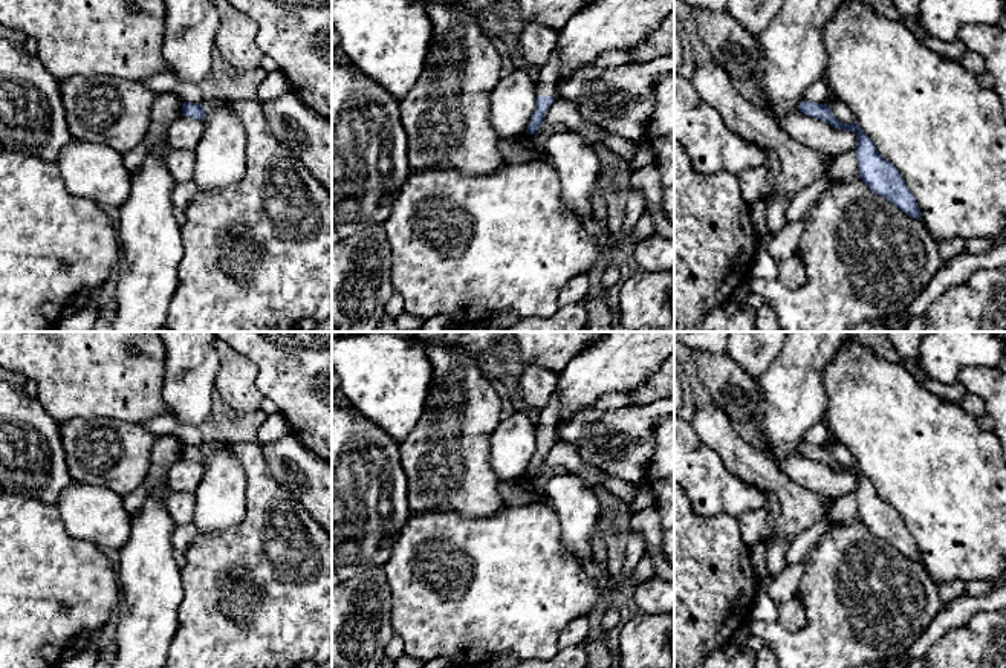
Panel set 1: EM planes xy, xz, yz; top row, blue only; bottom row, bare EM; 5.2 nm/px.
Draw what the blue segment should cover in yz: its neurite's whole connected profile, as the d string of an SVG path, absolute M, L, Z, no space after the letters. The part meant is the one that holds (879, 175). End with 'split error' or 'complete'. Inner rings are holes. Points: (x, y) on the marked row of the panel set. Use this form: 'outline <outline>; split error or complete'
outline M801 101L800 112L821 119L835 128L853 131L856 135L856 161L859 177L878 196L885 197L907 216L920 220L920 209L896 167L884 159L875 142L859 128L856 122L842 124L836 119L827 104Z; complete

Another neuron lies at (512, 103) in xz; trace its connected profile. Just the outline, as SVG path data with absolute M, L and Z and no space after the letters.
M515 69L494 89L489 118L500 138L521 136L535 112L535 79L527 69Z

